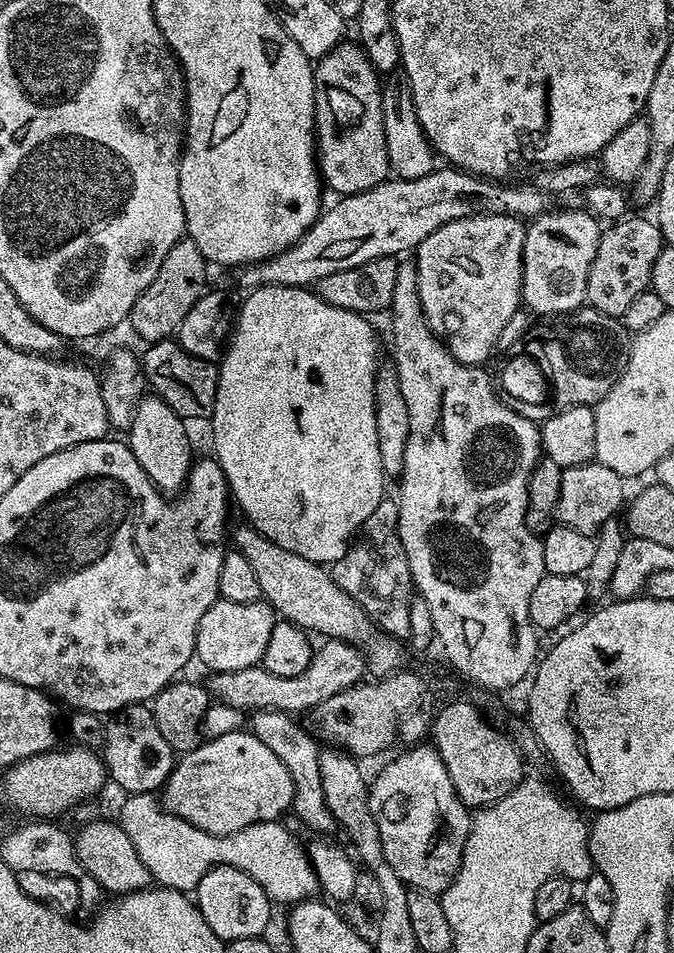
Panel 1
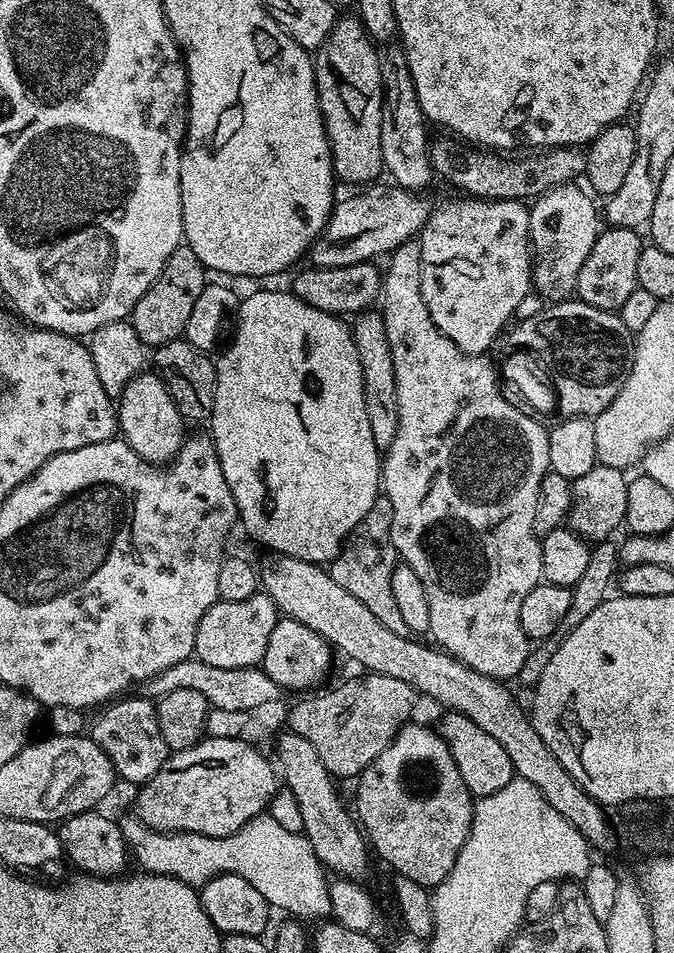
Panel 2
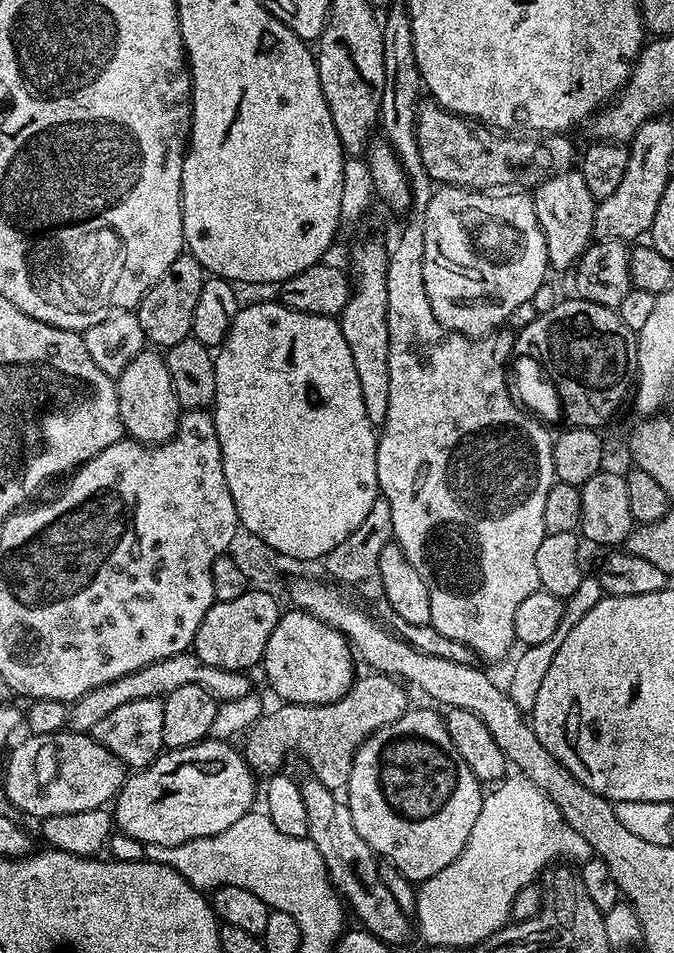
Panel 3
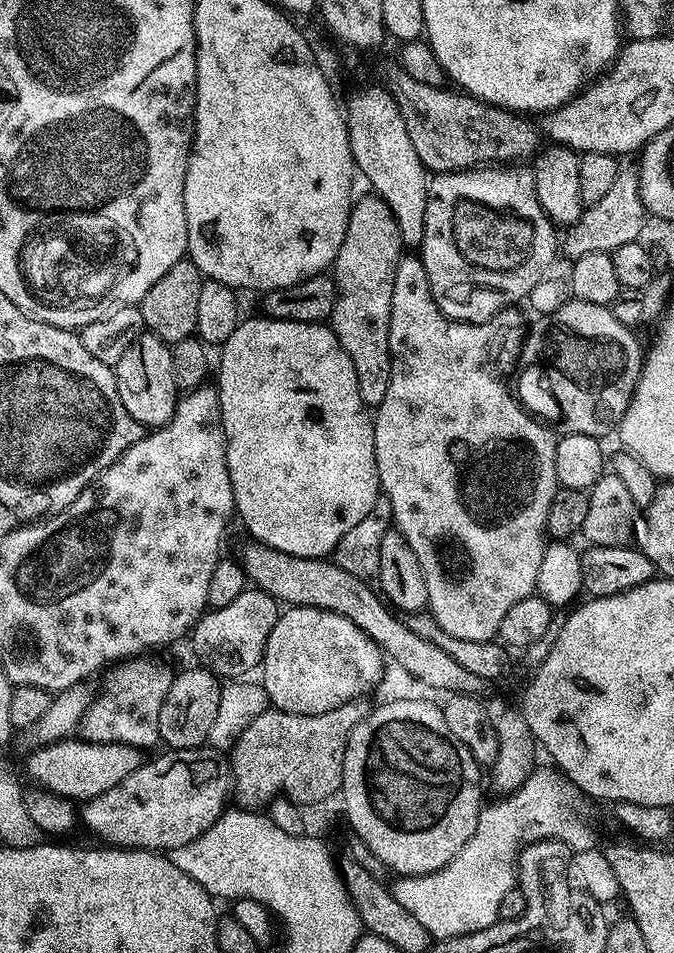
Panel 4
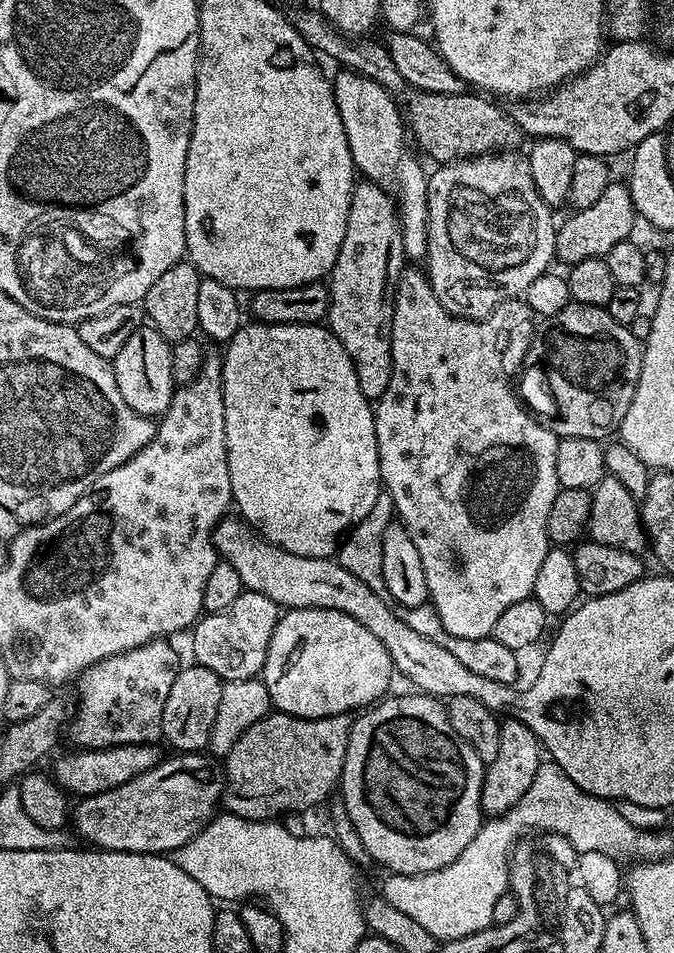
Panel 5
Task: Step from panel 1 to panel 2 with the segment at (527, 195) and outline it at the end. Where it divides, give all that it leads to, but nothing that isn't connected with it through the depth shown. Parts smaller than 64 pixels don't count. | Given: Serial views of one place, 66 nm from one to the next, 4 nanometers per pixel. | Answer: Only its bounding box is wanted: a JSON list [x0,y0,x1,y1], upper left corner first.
[310,182,430,268]

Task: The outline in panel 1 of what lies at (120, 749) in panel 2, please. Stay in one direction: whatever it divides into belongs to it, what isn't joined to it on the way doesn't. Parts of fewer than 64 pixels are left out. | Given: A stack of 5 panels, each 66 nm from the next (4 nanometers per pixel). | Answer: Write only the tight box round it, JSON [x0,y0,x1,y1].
[102,704,174,794]

